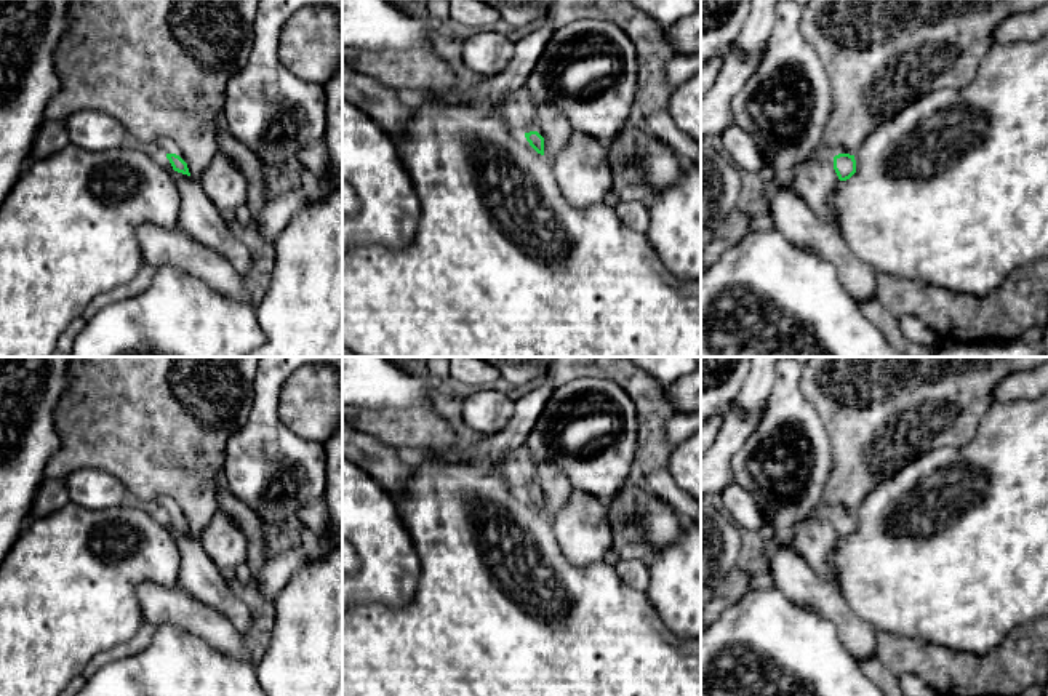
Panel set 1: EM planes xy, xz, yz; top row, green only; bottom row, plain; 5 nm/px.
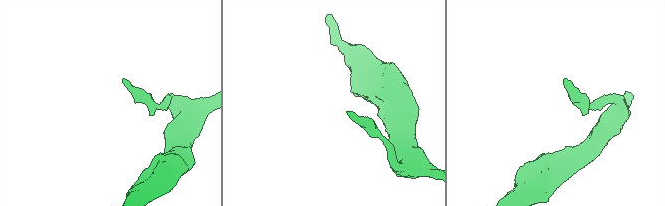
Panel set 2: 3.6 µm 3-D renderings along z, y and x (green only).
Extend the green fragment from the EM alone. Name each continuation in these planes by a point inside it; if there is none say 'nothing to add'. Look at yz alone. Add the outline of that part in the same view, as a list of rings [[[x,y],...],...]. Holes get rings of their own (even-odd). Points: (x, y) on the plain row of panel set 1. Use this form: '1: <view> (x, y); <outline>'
nothing to add

